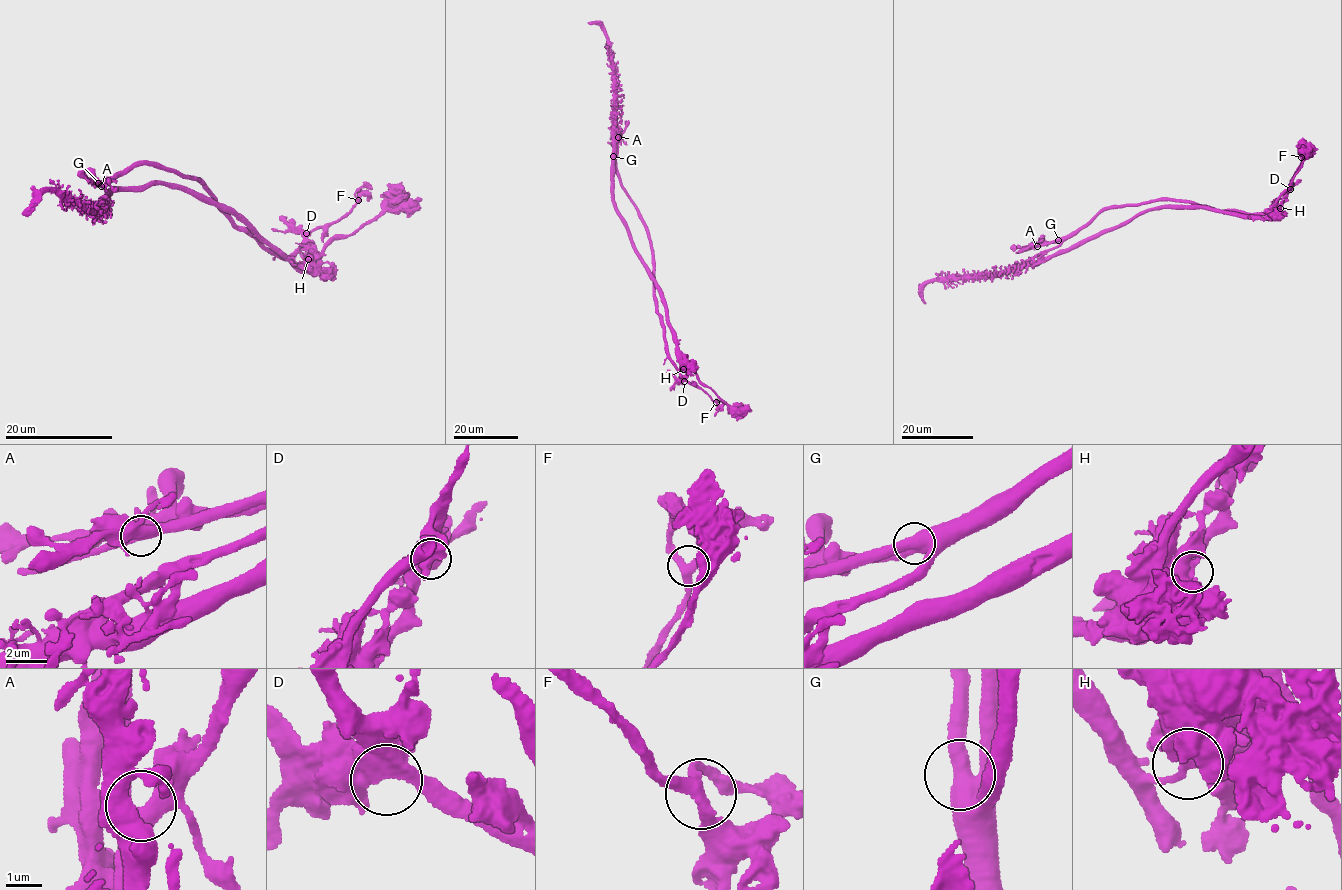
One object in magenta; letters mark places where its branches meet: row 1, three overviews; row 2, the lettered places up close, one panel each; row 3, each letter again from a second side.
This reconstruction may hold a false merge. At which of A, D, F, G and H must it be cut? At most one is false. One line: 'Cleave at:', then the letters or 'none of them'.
Cleave at: H

